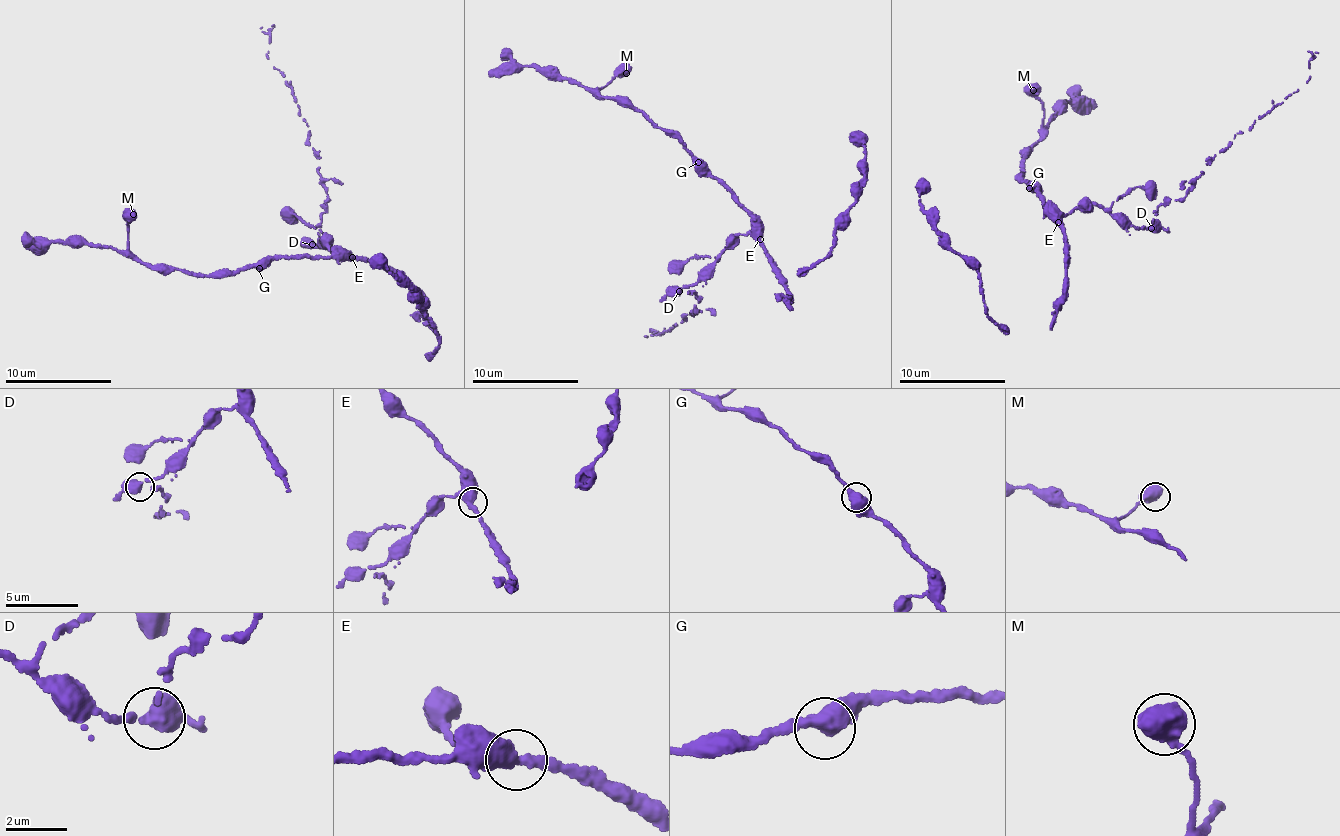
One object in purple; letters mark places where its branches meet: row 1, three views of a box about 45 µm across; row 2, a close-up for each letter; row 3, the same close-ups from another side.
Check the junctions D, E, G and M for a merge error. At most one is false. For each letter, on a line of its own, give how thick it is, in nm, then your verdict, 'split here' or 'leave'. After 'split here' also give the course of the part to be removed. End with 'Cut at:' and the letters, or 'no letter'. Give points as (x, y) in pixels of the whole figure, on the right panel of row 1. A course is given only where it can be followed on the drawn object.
D: 480 nm | split here | (1152, 227), (1154, 210), (1170, 199), (1181, 200), (1237, 133), (1249, 131), (1306, 81), (1314, 58), (1308, 50)
E: 460 nm | leave
G: 440 nm | leave
M: 440 nm | leave
Cut at: D

